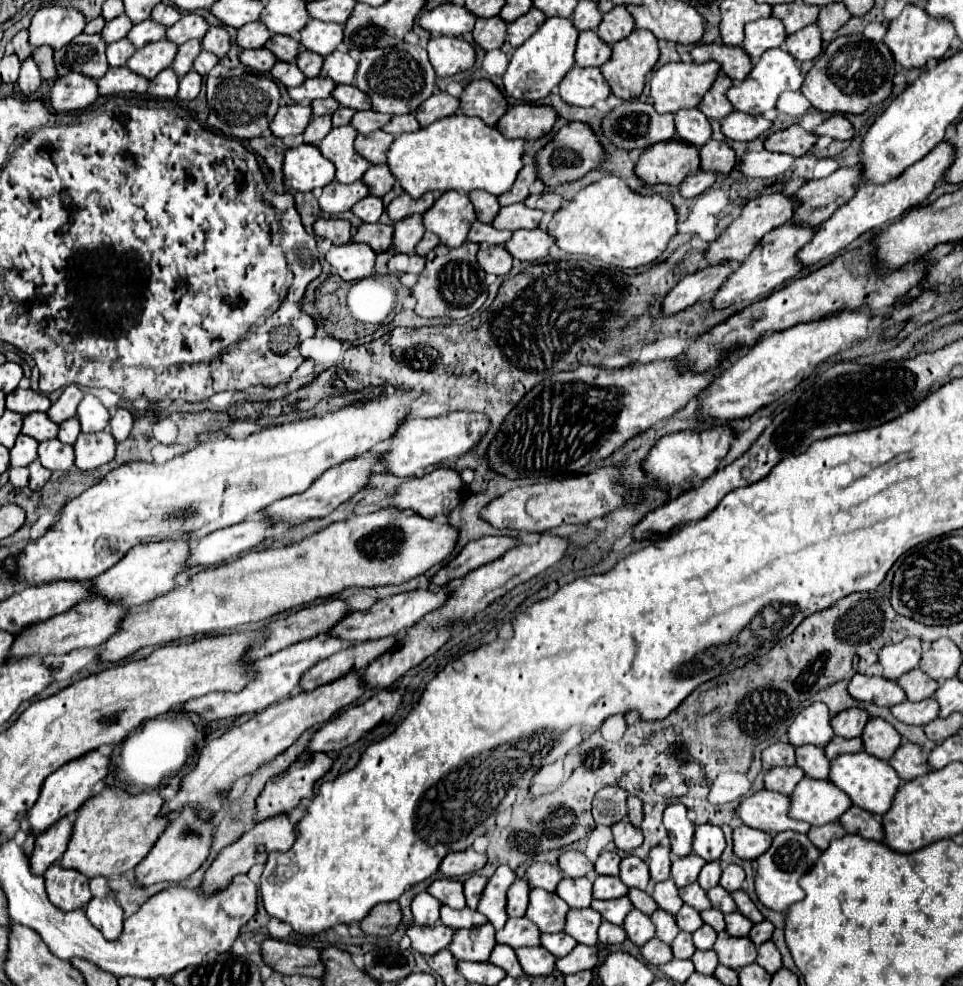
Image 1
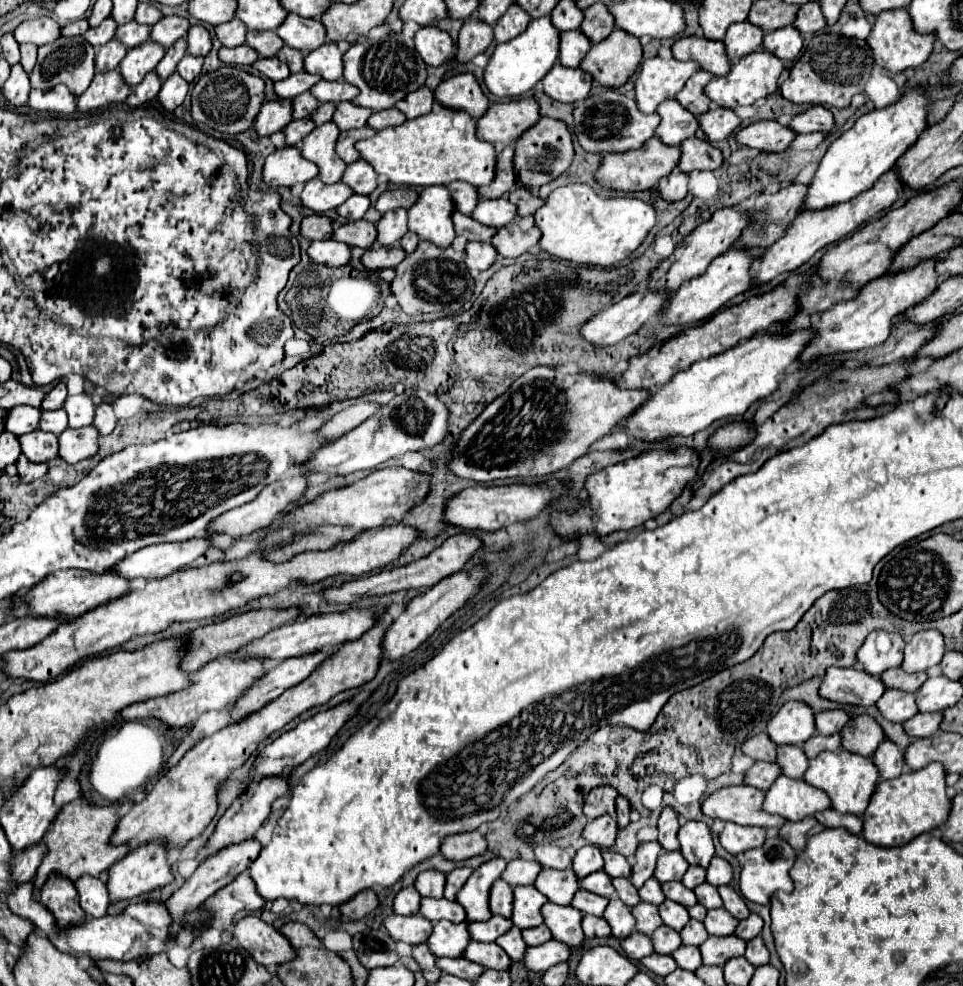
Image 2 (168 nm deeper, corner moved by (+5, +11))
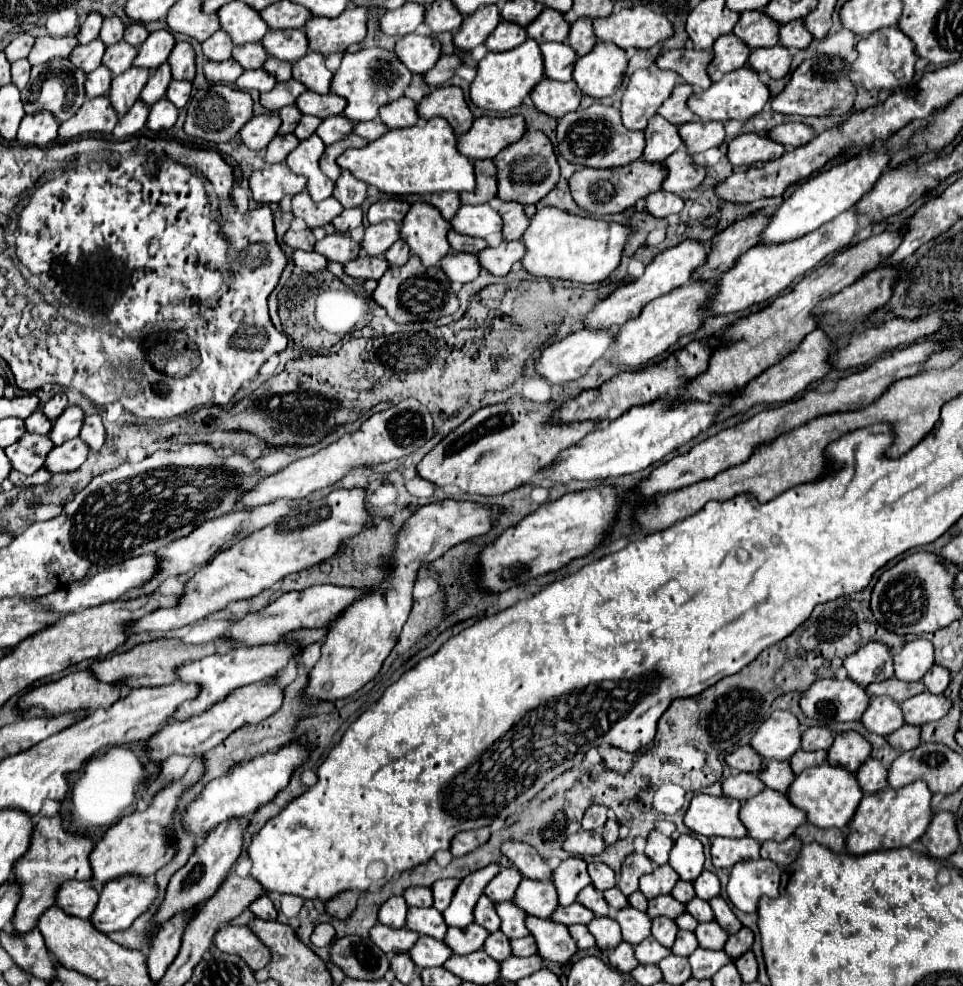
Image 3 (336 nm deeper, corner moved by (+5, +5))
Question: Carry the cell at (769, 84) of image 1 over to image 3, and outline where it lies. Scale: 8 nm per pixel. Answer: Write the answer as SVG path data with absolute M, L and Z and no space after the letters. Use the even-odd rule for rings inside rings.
M742 67L738 71L732 71L730 75L724 75L718 83L712 83L706 91L690 95L686 105L702 121L728 121L728 119L748 121L750 117L762 111L768 99L770 99L770 91L758 79L758 73L750 71L750 67Z

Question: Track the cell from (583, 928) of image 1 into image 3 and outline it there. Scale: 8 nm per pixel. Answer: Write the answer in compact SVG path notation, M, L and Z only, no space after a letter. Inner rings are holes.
M526 917L526 927L530 935L536 939L538 955L552 963L566 963L578 947L574 947L574 939L560 923L550 923L550 919L534 919Z

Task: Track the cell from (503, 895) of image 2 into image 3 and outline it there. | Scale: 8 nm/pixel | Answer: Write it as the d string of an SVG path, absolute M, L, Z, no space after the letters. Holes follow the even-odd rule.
M482 895L474 907L474 923L482 925L490 933L498 931L498 915L494 911L494 903L490 903L486 895Z

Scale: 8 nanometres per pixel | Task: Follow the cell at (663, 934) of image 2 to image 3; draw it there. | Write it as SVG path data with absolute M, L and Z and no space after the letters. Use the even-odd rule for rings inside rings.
M646 937L642 943L638 943L634 947L634 957L642 965L644 963L660 963L660 959L664 959L668 953L672 953L672 951L662 947L654 937Z

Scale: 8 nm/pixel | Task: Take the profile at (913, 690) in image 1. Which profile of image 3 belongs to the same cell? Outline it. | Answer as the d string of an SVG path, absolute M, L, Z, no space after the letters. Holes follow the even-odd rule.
M886 679L882 683L872 683L866 687L866 693L872 697L878 697L878 695L888 695L892 697L896 703L902 703L918 693L926 691L924 683L922 681L916 681L916 683L906 683L906 681L898 681L898 679Z

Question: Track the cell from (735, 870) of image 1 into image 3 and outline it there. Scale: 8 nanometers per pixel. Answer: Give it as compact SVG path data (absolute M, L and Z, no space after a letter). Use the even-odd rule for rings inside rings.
M702 871L700 877L692 883L694 885L694 891L696 891L696 897L708 901L712 897L716 897L720 893L720 881L714 873L710 871Z

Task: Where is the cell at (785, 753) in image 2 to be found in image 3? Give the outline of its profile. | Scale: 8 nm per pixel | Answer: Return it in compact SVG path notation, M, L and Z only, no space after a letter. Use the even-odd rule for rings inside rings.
M762 759L762 771L760 771L760 781L778 793L786 793L786 787L790 787L794 773L790 771L790 763L774 761L774 759Z

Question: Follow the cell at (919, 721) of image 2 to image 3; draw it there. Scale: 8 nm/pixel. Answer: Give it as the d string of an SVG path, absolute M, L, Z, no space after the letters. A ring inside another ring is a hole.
M902 725L902 727L896 729L894 733L890 733L890 735L886 737L886 741L888 741L888 745L890 745L892 749L896 749L898 753L904 753L904 751L910 751L910 749L914 749L914 747L920 745L918 735L920 735L920 727Z

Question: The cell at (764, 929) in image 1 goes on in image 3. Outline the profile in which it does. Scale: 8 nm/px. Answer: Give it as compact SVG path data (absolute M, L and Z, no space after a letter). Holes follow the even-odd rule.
M742 927L738 933L734 933L734 935L728 937L728 941L724 945L724 951L728 953L730 959L738 959L742 953L746 953L750 949L752 941L754 941L752 931L746 929L746 927Z

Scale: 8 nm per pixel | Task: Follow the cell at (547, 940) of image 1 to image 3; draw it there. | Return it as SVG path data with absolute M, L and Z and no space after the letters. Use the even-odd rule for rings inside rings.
M530 937L514 939L514 941L510 941L510 947L512 947L512 953L514 953L516 957L530 957L530 955L536 955L534 939L530 939Z

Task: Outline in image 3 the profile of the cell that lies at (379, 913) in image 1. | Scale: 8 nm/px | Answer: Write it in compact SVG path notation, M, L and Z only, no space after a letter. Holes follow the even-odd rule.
M342 891L336 897L326 901L326 913L336 919L346 919L354 911L356 899L358 899L358 895L354 891Z

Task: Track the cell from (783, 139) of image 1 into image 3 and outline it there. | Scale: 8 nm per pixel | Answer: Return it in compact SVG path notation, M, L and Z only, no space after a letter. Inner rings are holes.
M744 133L730 141L728 145L728 161L738 165L752 165L758 161L772 161L784 153L784 147L766 139L764 135Z

